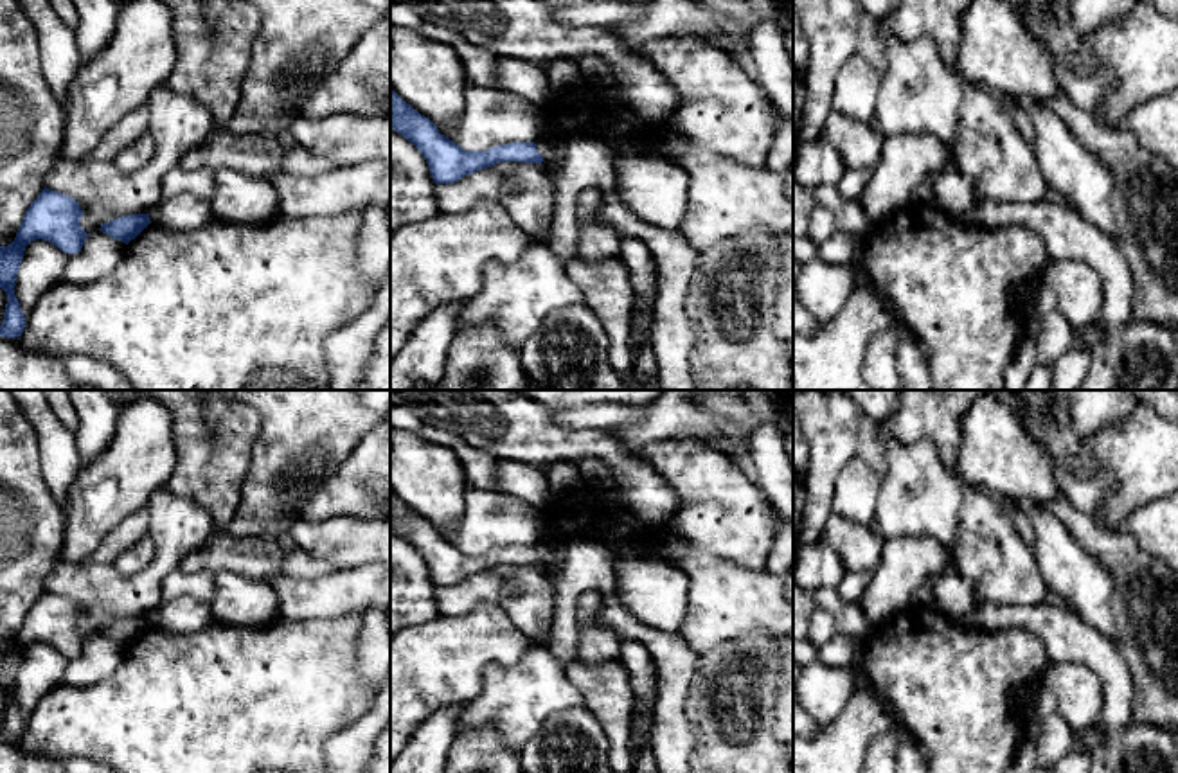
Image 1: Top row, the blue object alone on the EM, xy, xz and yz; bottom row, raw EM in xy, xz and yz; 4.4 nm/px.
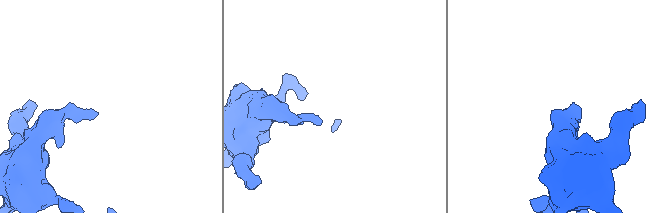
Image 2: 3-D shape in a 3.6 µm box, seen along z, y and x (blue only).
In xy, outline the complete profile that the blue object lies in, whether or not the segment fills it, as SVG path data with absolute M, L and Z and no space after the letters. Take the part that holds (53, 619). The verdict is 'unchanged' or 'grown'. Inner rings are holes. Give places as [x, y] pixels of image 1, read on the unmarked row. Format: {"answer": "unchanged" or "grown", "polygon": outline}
{"answer": "unchanged", "polygon": "M45 590L23 617L14 644L0 649L0 690L7 697L0 739L18 741L25 732L25 719L14 697L25 649L31 644L43 642L68 658L81 654L90 638L81 631L81 620L83 611L74 600Z"}

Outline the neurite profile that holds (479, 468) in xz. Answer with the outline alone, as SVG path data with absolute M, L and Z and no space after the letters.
M423 422L419 435L432 444L450 448L459 457L469 485L482 491L498 491L495 458L486 451L466 442L460 435L448 433L426 422Z

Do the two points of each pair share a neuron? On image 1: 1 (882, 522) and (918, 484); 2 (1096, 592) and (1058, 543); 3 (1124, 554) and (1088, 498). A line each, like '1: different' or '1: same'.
1: same
2: same
3: different

